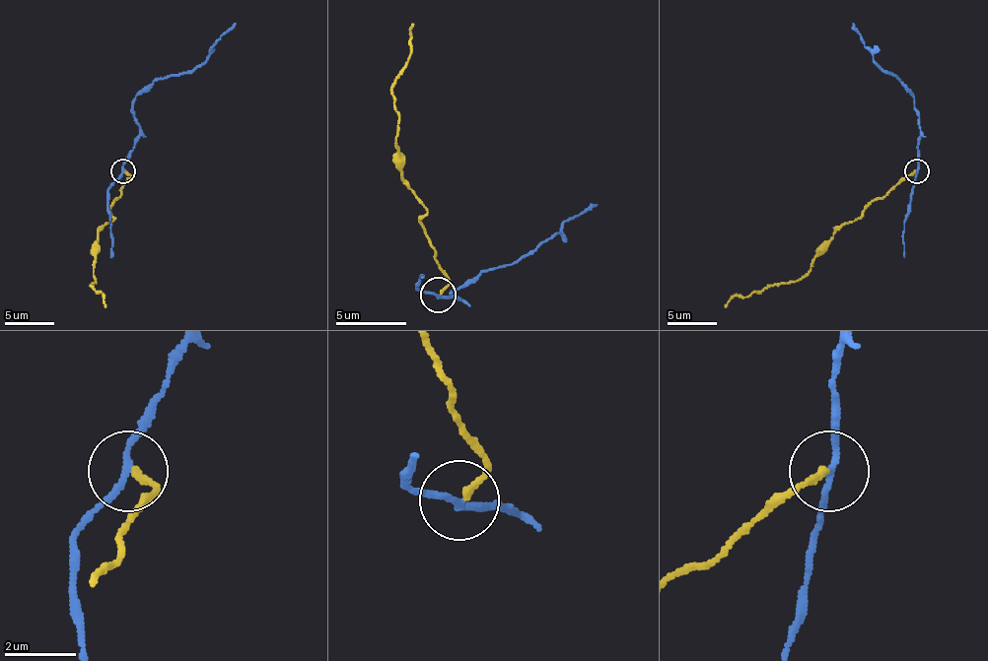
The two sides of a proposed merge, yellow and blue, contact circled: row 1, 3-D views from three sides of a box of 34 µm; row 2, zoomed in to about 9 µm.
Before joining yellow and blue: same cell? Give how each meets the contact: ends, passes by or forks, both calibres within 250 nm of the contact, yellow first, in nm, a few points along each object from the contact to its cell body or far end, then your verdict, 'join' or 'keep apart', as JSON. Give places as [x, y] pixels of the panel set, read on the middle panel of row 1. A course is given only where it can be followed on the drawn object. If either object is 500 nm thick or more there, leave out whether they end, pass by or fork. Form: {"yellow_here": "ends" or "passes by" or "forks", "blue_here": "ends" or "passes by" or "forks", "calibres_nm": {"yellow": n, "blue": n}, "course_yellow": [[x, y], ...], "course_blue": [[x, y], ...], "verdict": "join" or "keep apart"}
{"yellow_here": "ends", "blue_here": "passes by", "calibres_nm": {"yellow": 190, "blue": 160}, "course_yellow": [[439, 296], [450, 278], [421, 225], [425, 211], [403, 179], [396, 130], [393, 84], [410, 56], [414, 24]], "course_blue": [[439, 296], [460, 298], [453, 292], [485, 271], [534, 253], [559, 231], [559, 229], [598, 204]], "verdict": "keep apart"}

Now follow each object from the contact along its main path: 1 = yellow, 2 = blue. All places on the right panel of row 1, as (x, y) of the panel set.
1: (917, 171), (904, 177), (857, 219), (835, 231), (800, 279), (767, 284), (747, 297), (736, 297), (725, 306)
2: (917, 171), (920, 135), (914, 99), (899, 80), (873, 57), (852, 23)

